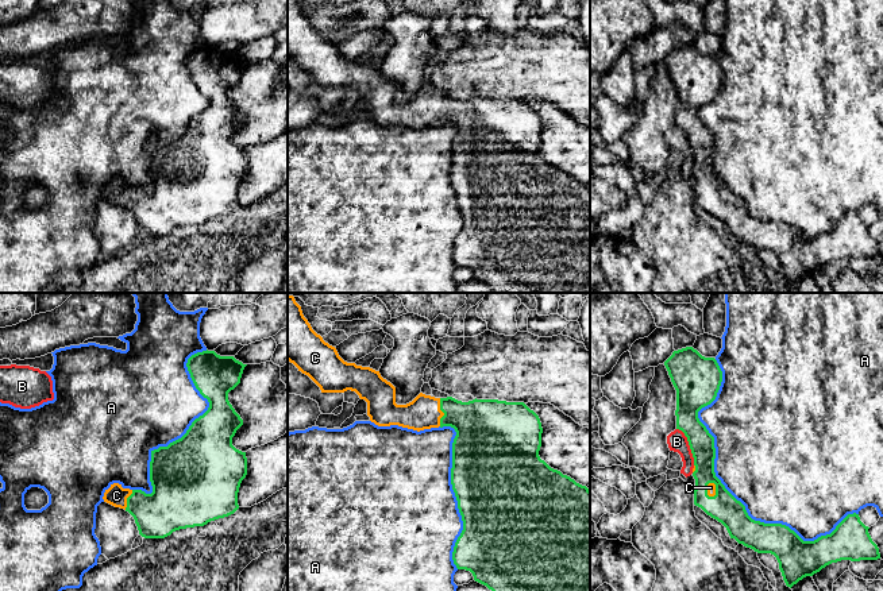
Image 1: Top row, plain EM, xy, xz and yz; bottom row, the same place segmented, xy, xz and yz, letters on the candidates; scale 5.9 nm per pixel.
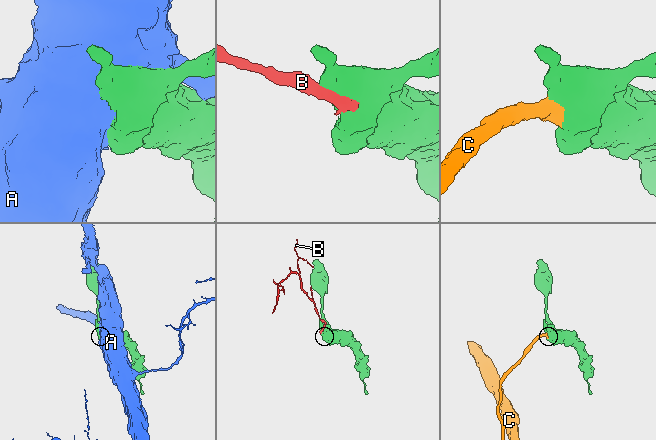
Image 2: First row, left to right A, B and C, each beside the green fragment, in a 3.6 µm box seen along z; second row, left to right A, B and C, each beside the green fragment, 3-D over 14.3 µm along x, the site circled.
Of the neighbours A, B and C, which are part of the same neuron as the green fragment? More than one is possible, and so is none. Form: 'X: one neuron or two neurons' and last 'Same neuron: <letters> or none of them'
A: two neurons
B: two neurons
C: one neuron
Same neuron: C

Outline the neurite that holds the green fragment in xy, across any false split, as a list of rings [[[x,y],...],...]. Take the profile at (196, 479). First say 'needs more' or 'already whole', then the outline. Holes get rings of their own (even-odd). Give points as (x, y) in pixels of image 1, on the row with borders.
needs more; [[[215,351],[192,355],[186,367],[196,389],[208,399],[208,410],[192,422],[181,439],[151,451],[151,494],[123,488],[119,483],[105,490],[104,502],[128,511],[142,537],[165,538],[176,530],[204,526],[239,509],[238,492],[247,475],[247,457],[246,452],[232,445],[243,420],[230,403],[228,393],[240,383],[246,366],[234,356],[220,356]]]

